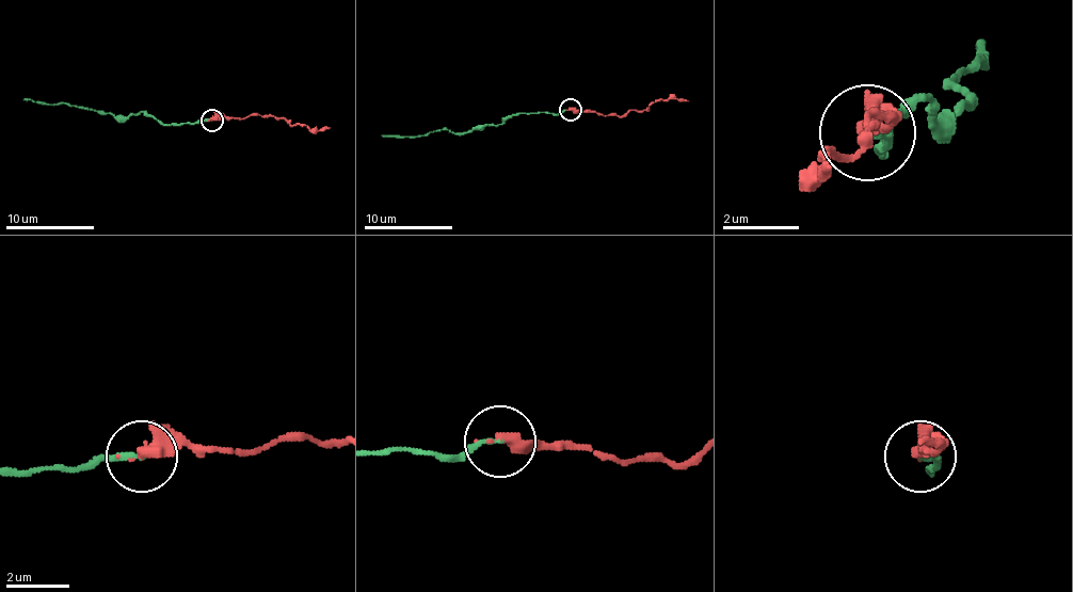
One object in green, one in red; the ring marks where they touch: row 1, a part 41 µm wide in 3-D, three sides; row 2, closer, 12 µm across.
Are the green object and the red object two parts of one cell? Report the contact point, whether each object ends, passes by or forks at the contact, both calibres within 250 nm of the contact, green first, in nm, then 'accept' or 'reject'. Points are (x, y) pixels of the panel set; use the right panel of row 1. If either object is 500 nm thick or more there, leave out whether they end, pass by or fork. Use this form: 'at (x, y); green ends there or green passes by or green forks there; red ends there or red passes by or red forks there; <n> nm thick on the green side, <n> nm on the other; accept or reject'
at (867, 132); green ends there; red ends there; 160 nm thick on the green side, 480 nm on the other; accept

